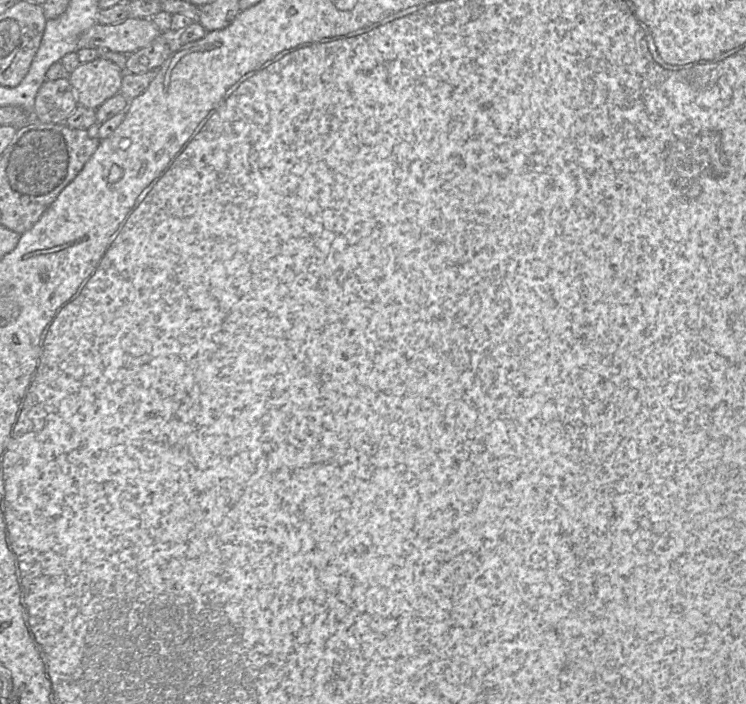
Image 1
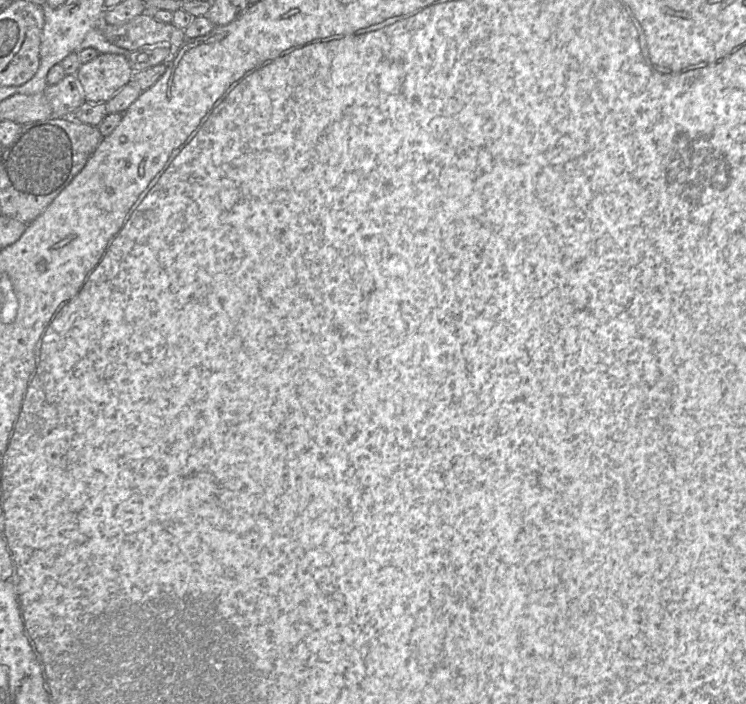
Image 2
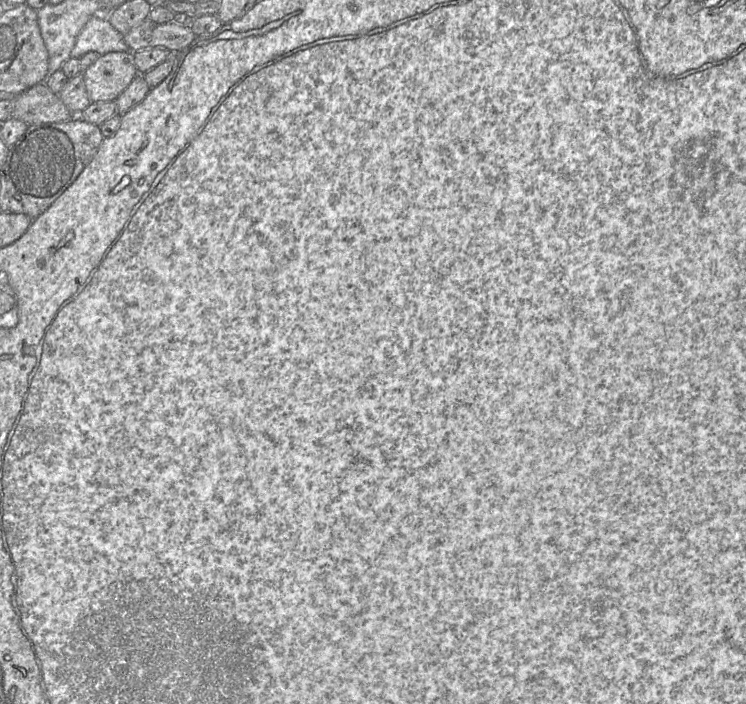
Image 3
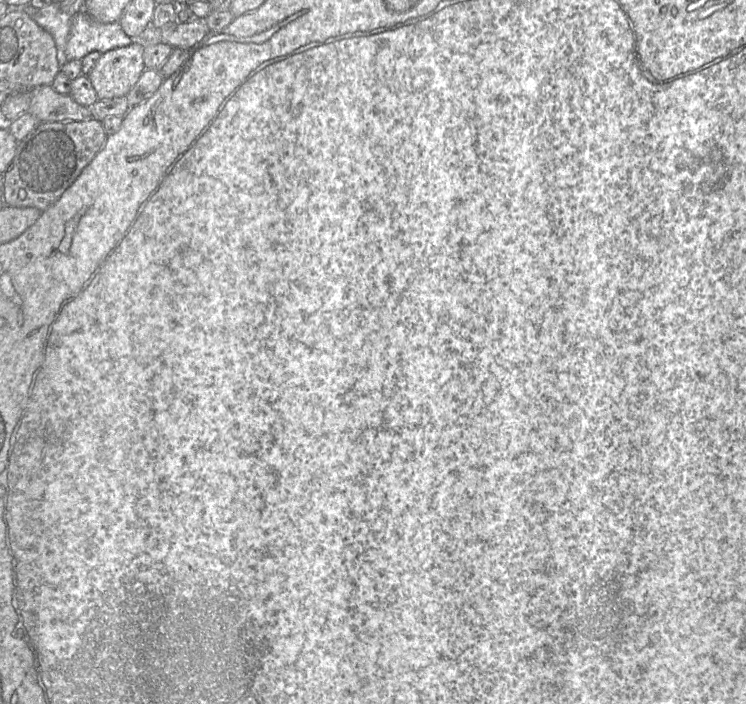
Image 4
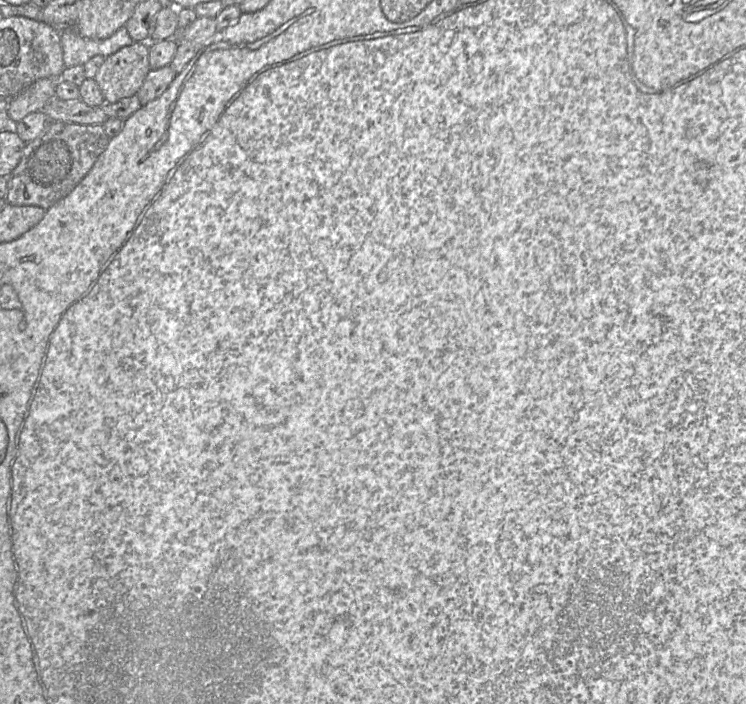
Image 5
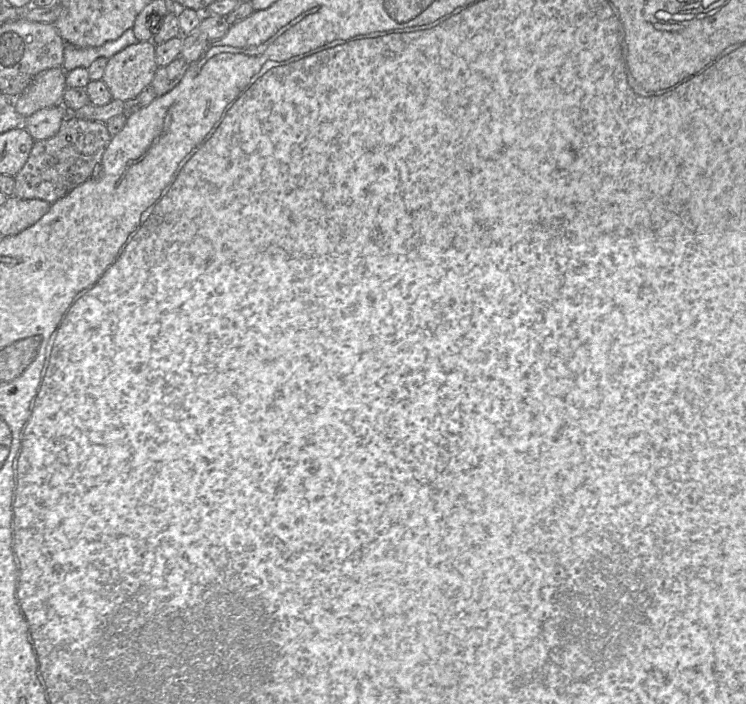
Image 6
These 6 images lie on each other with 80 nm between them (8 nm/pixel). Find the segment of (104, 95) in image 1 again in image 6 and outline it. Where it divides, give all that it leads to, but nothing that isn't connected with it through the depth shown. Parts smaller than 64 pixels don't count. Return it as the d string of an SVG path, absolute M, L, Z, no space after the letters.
M139 41L108 59L102 81L114 100L135 98L150 86L158 69L156 44Z

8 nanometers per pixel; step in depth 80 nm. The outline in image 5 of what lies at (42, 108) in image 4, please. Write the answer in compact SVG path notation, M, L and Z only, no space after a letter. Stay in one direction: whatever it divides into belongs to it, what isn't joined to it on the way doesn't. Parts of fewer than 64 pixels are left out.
M54 96L46 103L42 111L52 121L103 125L107 120L107 115L102 106L90 106L81 99L61 100Z

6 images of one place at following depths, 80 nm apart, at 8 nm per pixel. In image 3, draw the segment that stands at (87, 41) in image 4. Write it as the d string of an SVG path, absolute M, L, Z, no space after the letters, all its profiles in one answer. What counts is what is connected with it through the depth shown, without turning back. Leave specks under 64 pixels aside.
M96 14L88 20L77 37L70 57L80 59L90 51L100 56L109 52L131 51L124 41L124 35L111 25L107 14Z

